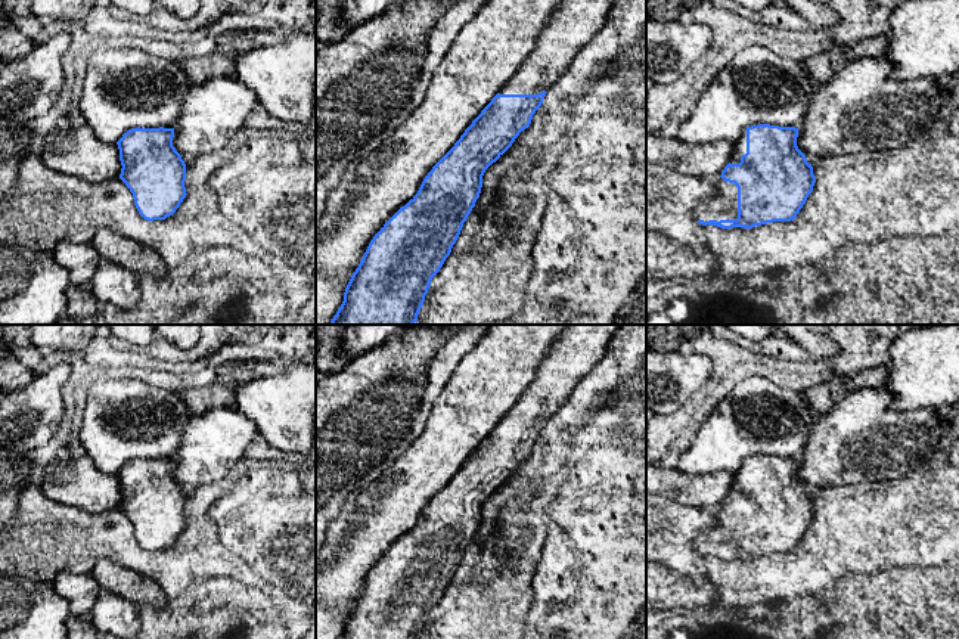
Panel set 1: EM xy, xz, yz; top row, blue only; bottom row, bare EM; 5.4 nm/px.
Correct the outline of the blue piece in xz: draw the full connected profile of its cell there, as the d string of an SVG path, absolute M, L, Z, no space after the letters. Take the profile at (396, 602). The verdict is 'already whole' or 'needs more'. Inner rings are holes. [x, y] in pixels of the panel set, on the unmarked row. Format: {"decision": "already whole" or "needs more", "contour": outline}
{"decision": "needs more", "contour": "M568 325L564 329L510 410L432 497L418 524L373 567L345 618L339 639L422 639L432 608L450 586L480 528L485 500L530 457L547 421L569 400L578 382L598 366L621 326Z"}

